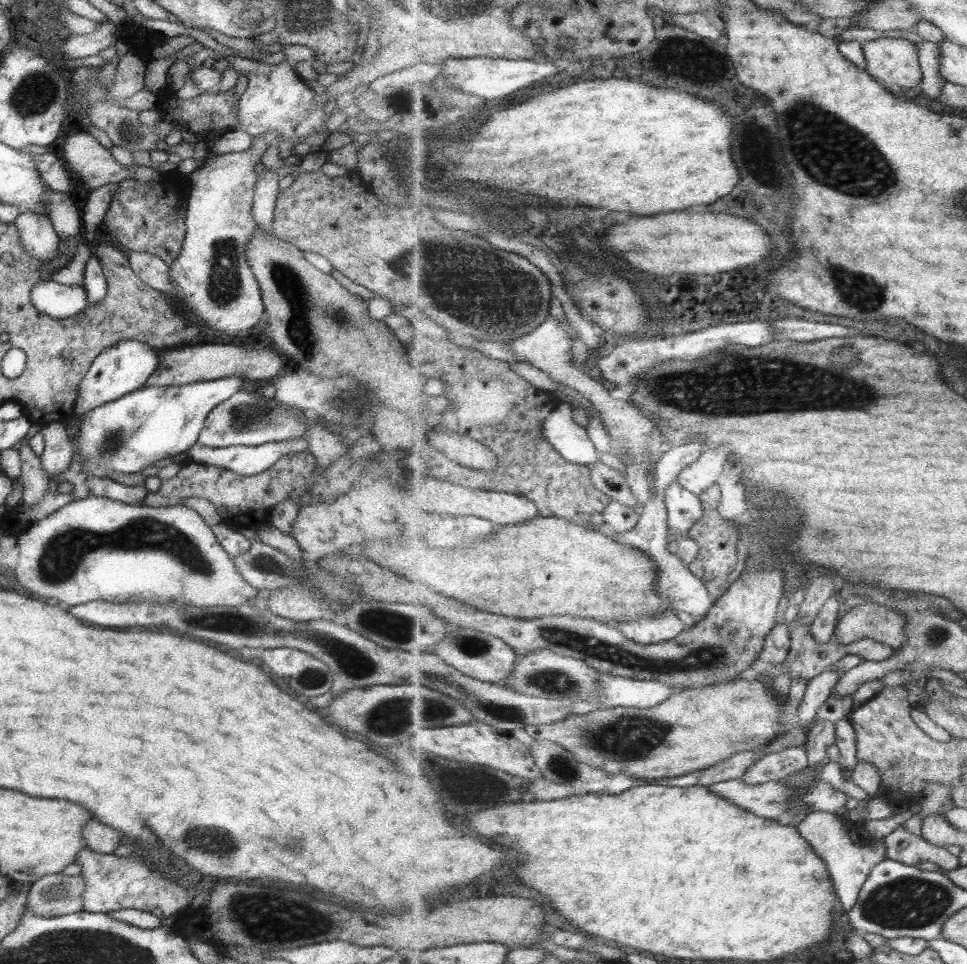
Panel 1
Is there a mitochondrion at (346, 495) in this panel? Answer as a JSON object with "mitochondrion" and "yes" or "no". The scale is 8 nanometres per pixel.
{"mitochondrion":"no"}

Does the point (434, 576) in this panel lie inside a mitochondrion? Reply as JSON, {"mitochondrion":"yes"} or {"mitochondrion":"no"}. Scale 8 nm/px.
{"mitochondrion":"no"}

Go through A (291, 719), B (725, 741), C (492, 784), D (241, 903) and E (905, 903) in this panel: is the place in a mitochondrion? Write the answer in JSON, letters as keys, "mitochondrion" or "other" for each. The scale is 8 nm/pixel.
{"A":"other","B":"other","C":"other","D":"mitochondrion","E":"mitochondrion"}

